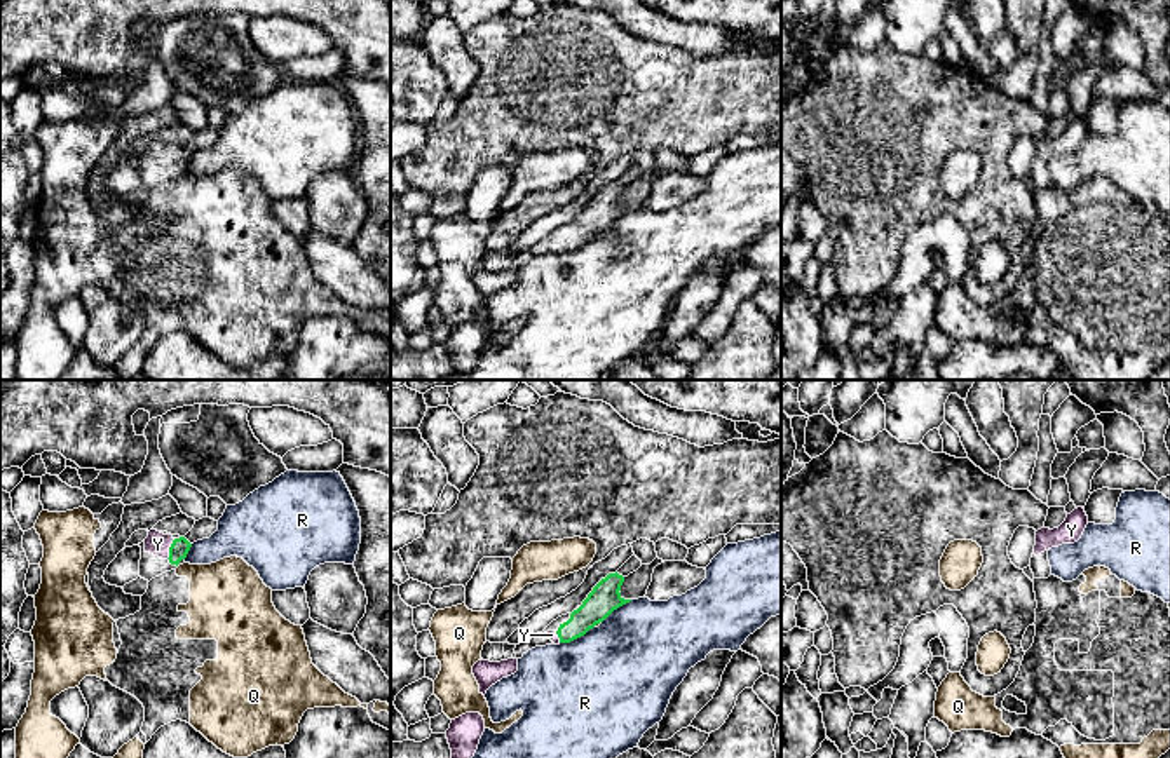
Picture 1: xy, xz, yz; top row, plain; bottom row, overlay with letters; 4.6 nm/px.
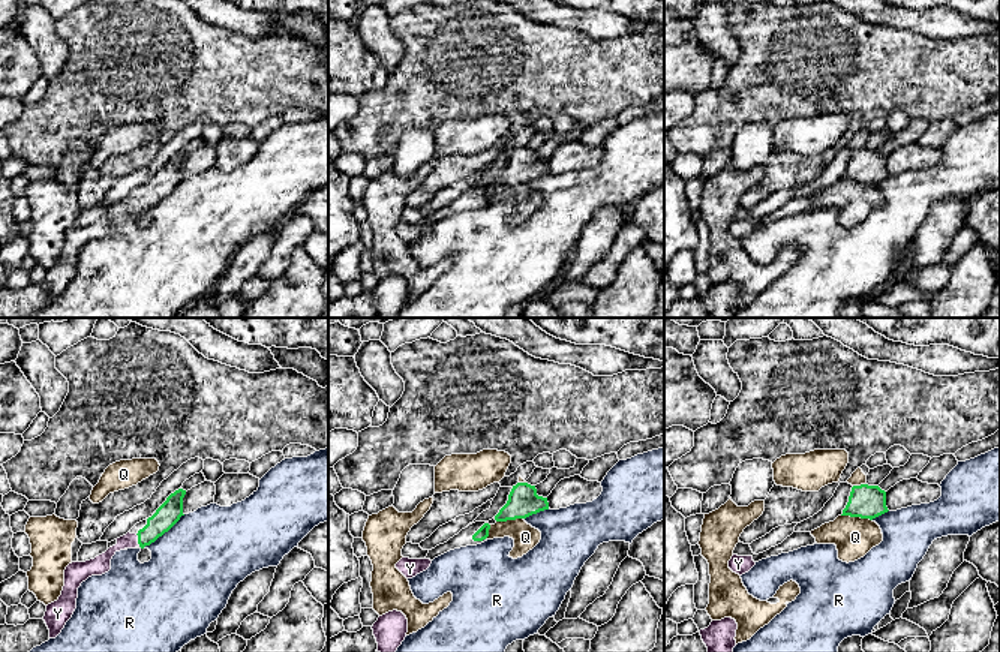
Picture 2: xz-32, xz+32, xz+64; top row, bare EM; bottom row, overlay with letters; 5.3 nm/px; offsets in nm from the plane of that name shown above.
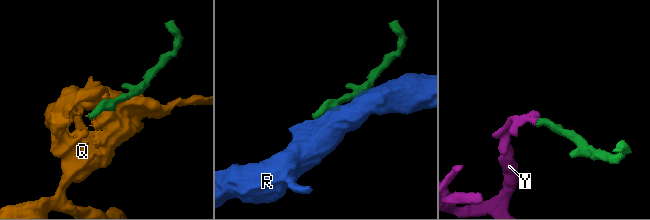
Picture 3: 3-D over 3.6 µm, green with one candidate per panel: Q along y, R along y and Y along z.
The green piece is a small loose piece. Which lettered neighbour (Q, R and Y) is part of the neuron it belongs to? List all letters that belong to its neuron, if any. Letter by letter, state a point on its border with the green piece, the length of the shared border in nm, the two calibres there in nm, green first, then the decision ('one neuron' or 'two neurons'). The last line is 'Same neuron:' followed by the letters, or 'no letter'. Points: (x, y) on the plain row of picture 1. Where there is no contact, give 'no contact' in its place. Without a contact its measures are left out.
Q: contact xz (597, 232); length 50 nm; calibres 140 and 20 nm; two neurons
R: contact xz (576, 248); length 180 nm; calibres 140 and 500 nm; two neurons
Y: contact xy (170, 159); length 100 nm; calibres 90 and 110 nm; one neuron
Same neuron: Y

